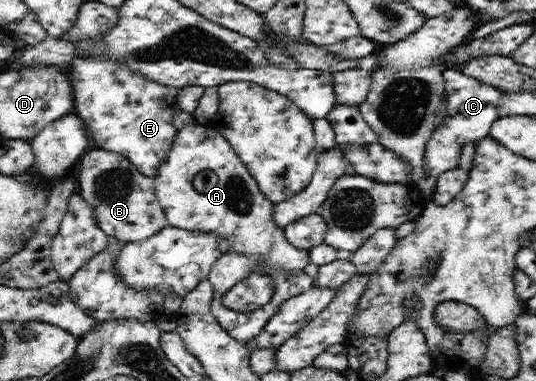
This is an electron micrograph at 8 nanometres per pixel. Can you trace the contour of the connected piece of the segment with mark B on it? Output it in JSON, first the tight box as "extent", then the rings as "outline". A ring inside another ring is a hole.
{"extent":[79,147,170,243],"outline":[[[92,147],[79,160],[81,194],[95,208],[99,226],[109,237],[143,243],[170,224],[155,194],[154,176],[141,173],[129,158],[119,152]]]}

